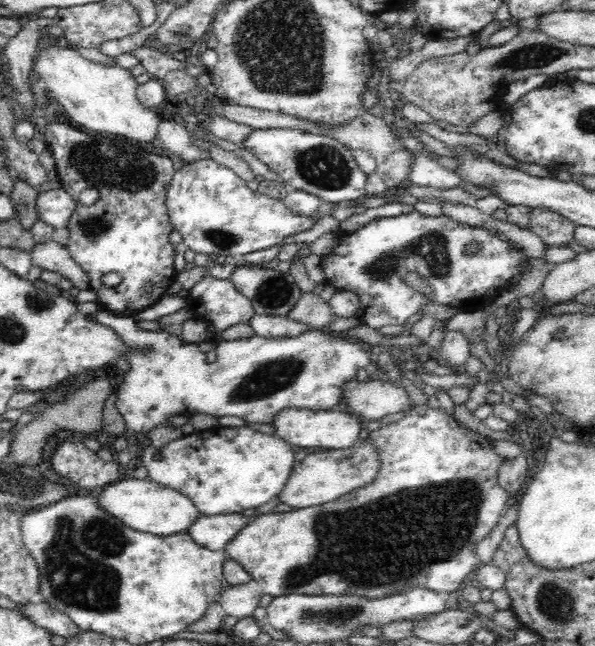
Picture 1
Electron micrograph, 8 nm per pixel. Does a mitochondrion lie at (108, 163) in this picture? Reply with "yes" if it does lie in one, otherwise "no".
yes

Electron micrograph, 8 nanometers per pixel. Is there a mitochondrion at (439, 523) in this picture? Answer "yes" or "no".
yes

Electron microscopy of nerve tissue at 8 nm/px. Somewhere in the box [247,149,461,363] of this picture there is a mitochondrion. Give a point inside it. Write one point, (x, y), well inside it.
(432, 248)

